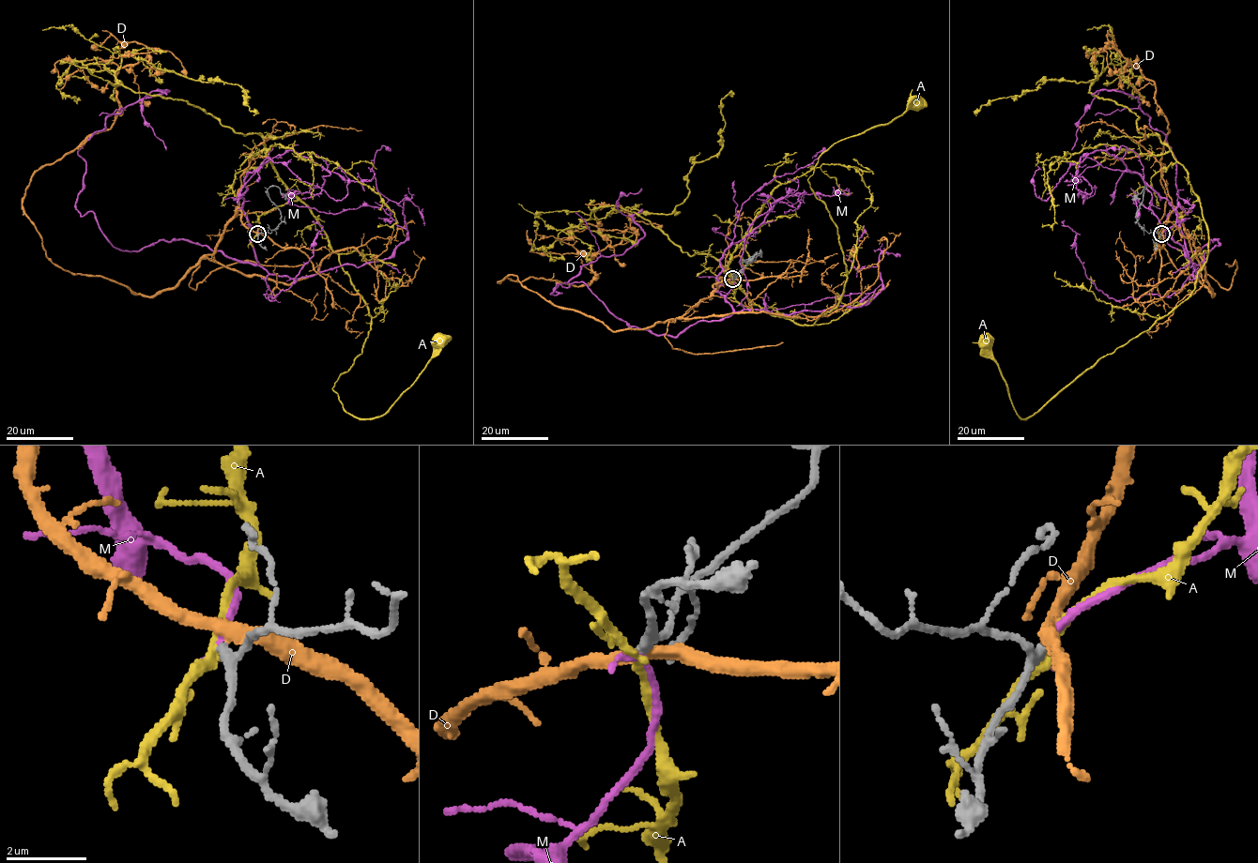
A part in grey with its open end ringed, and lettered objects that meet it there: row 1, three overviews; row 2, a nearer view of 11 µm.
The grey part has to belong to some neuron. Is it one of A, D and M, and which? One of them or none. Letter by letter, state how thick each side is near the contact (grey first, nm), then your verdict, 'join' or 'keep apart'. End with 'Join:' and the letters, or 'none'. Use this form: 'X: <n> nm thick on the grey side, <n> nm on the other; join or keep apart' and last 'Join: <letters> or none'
A: 220 nm thick on the grey side, 240 nm on the other; keep apart
D: 200 nm thick on the grey side, 360 nm on the other; keep apart
M: 200 nm thick on the grey side, 180 nm on the other; keep apart
Join: none

